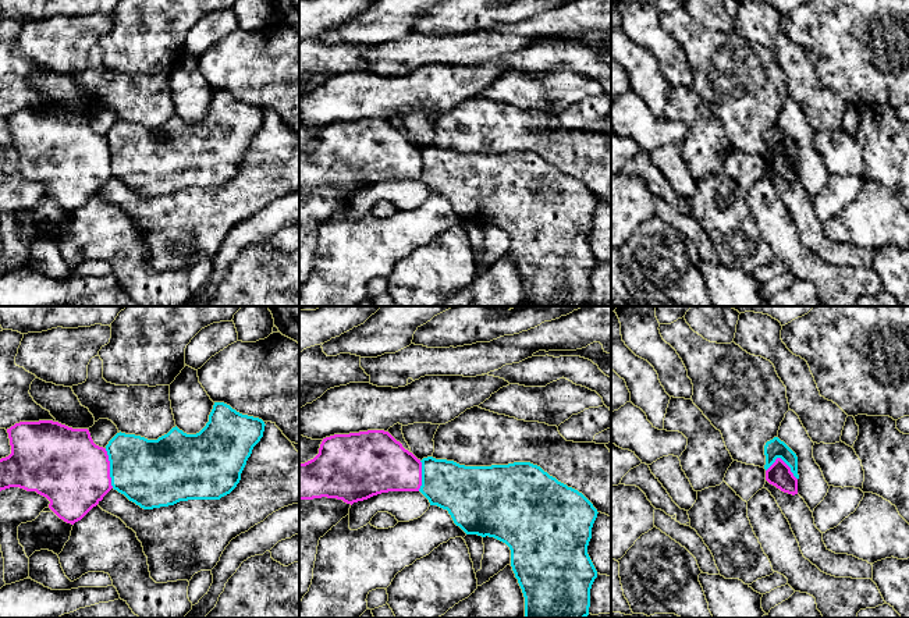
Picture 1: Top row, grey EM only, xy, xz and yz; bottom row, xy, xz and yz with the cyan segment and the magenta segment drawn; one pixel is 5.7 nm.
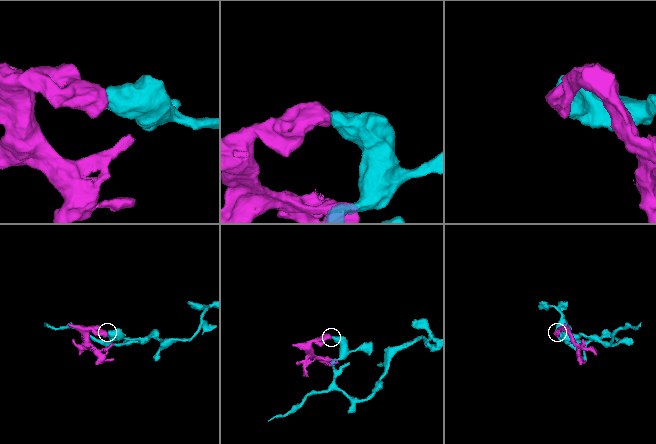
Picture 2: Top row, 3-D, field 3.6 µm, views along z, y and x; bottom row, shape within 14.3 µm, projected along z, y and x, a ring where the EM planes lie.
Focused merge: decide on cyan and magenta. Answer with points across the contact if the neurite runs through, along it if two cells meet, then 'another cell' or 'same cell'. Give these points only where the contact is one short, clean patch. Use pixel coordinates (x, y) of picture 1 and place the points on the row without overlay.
border along xy (105, 137), (109, 145), (109, 164), (113, 176); another cell

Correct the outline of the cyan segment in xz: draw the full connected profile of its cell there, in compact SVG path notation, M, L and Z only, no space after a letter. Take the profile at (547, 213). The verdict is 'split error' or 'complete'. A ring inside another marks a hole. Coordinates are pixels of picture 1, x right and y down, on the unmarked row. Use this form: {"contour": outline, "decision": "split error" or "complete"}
{"contour": "M422 149L419 180L430 193L447 198L466 223L494 225L511 238L511 255L525 285L523 306L586 306L597 259L587 242L597 198L530 150L465 154L454 149Z", "decision": "complete"}

